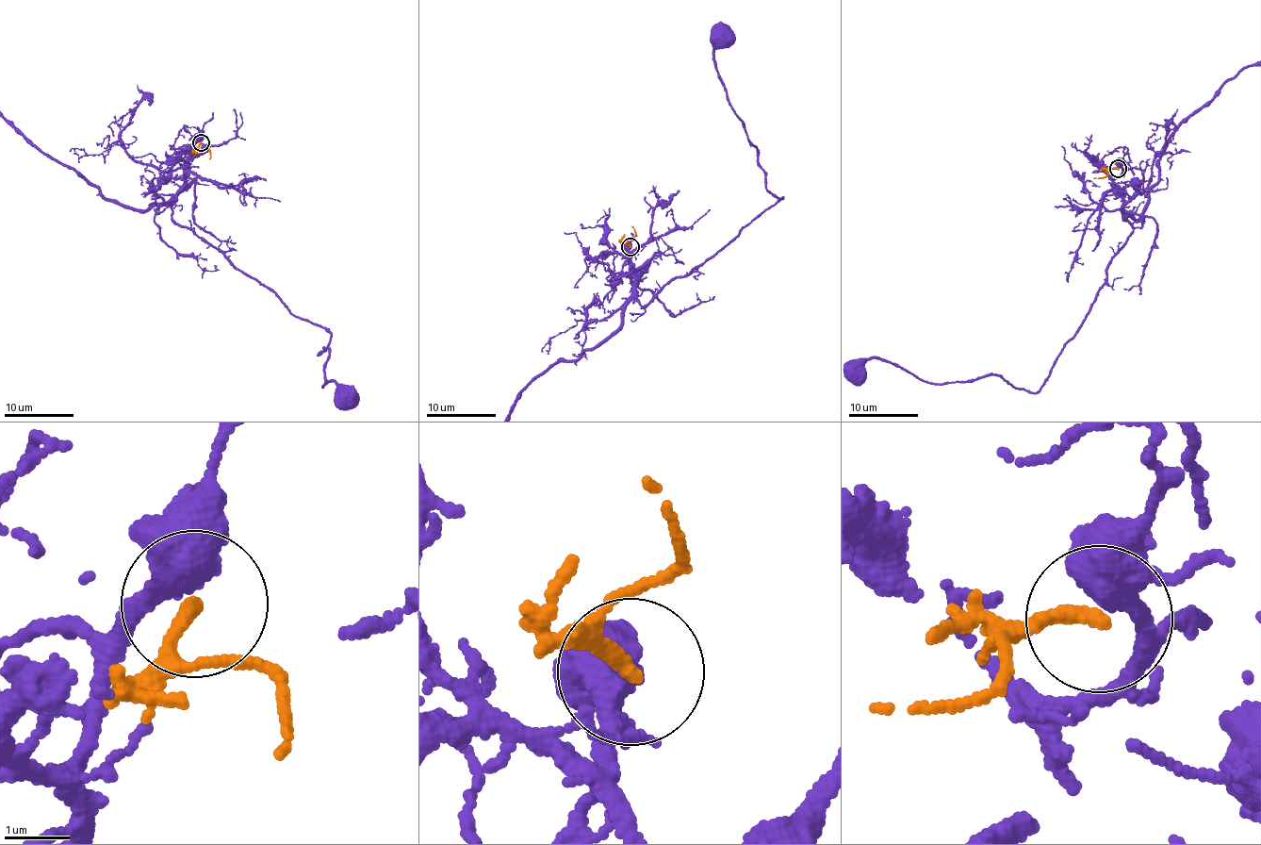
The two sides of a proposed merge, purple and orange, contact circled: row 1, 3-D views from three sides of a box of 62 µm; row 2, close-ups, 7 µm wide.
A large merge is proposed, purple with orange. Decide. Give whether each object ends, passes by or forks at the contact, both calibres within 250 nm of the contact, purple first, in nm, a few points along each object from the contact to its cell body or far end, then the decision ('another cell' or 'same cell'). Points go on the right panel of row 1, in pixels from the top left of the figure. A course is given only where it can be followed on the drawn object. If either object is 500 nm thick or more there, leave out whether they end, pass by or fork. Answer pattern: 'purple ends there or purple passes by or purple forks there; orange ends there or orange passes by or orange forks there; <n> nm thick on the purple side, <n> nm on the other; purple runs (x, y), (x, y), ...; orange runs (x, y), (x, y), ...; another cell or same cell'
purple forks there; orange ends there; 400 nm thick on the purple side, 240 nm on the other; purple runs (1119, 168), (1115, 190), (1133, 228), (1039, 389), (1017, 388), (997, 375), (929, 382), (874, 357), (856, 367); orange runs (1119, 168), (1110, 169), (1106, 176), (1093, 178); another cell

